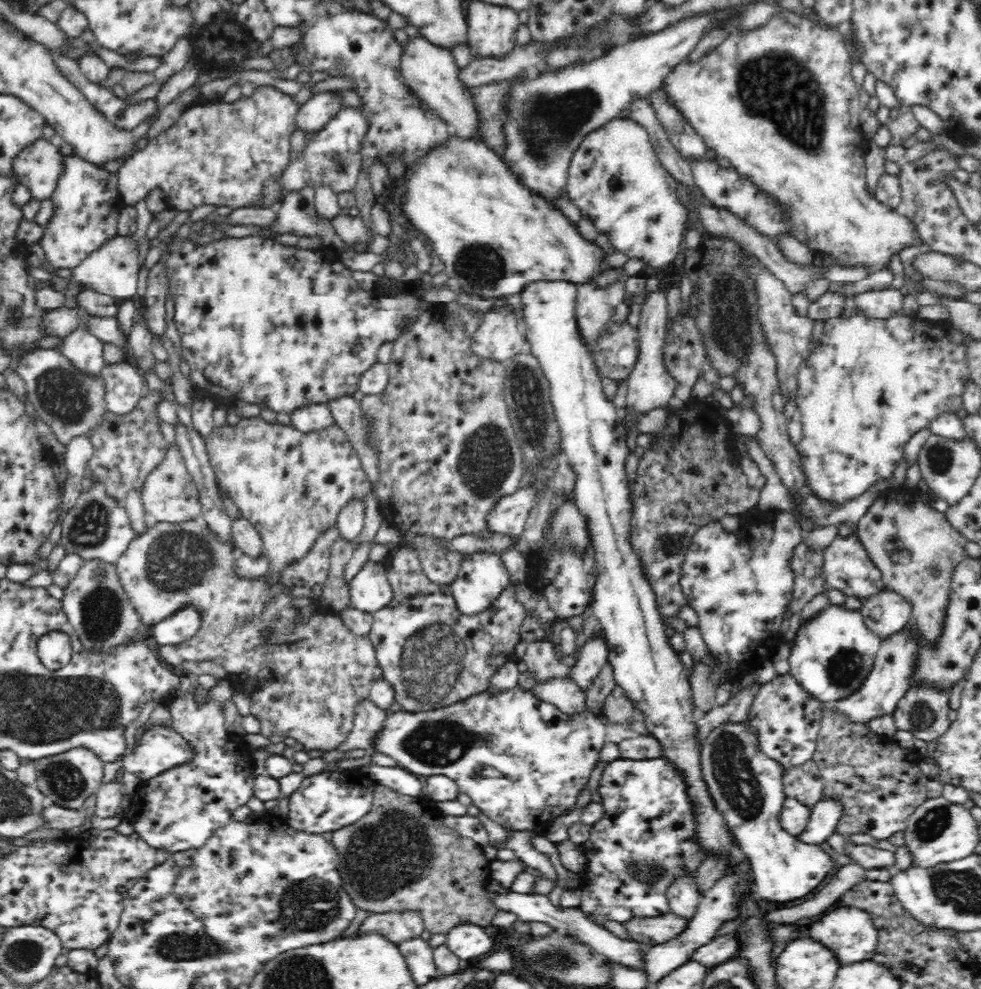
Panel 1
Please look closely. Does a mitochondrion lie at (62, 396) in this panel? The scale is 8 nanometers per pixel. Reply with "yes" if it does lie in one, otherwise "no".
yes

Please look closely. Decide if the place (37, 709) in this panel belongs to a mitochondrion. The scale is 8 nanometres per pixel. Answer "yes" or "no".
yes

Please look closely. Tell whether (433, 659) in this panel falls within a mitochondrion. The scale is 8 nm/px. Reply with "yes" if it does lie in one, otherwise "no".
yes

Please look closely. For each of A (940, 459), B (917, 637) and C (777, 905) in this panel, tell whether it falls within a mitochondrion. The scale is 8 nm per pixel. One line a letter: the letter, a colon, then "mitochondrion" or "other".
A: mitochondrion
B: other
C: other

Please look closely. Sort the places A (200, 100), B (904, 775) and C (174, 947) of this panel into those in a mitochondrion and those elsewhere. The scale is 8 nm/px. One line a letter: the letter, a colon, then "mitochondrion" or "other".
A: other
B: other
C: mitochondrion

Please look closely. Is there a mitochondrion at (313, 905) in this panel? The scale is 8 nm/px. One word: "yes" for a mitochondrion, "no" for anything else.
yes

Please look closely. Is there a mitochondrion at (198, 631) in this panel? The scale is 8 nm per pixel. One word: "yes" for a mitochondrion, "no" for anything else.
no

